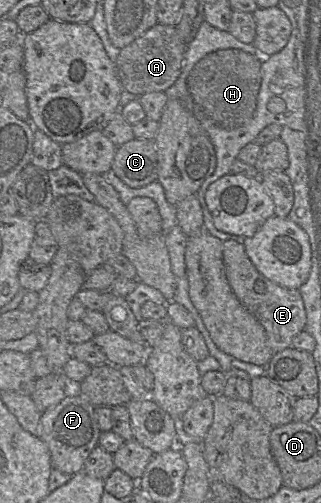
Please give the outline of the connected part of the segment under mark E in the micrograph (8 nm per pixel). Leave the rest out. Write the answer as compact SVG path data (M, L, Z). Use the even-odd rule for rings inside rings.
M226 240L223 241L222 244L225 275L234 296L261 324L273 352L289 347L293 337L305 329L305 307L299 290L280 286L261 275L248 258L241 241Z

